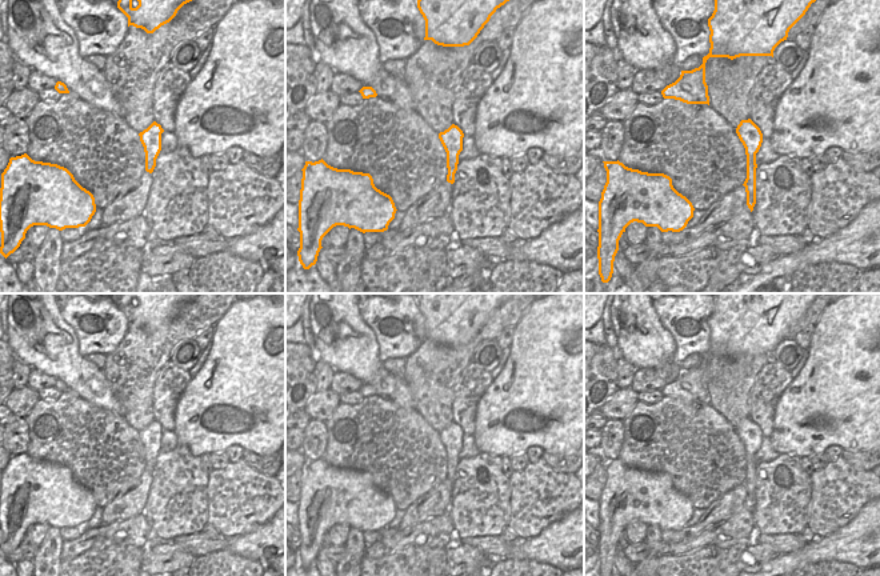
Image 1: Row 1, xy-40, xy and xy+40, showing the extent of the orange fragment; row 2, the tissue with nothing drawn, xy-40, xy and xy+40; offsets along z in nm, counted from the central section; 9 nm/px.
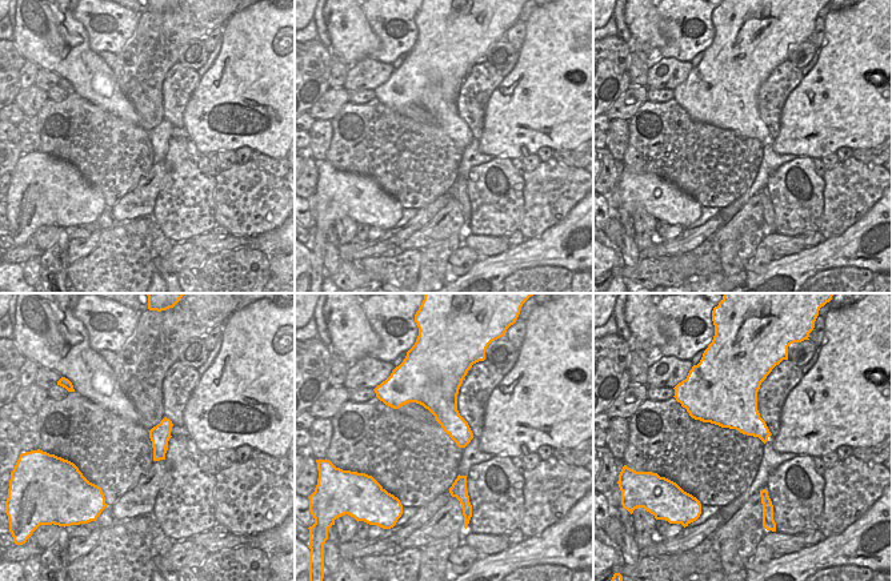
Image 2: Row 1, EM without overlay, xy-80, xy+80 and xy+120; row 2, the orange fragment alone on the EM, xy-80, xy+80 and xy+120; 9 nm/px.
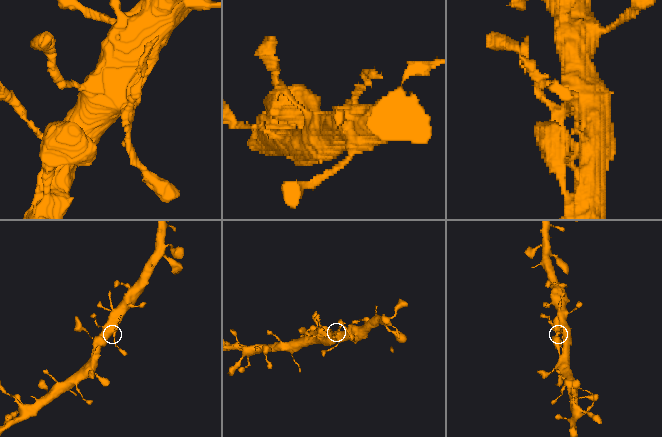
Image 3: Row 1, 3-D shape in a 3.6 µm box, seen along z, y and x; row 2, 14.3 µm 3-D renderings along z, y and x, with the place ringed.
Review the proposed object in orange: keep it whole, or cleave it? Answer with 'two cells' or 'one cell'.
two cells

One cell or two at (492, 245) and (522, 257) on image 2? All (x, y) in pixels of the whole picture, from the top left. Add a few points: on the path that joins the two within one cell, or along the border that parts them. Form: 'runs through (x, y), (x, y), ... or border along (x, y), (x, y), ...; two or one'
border along (510, 247), (499, 253), (480, 259); two

